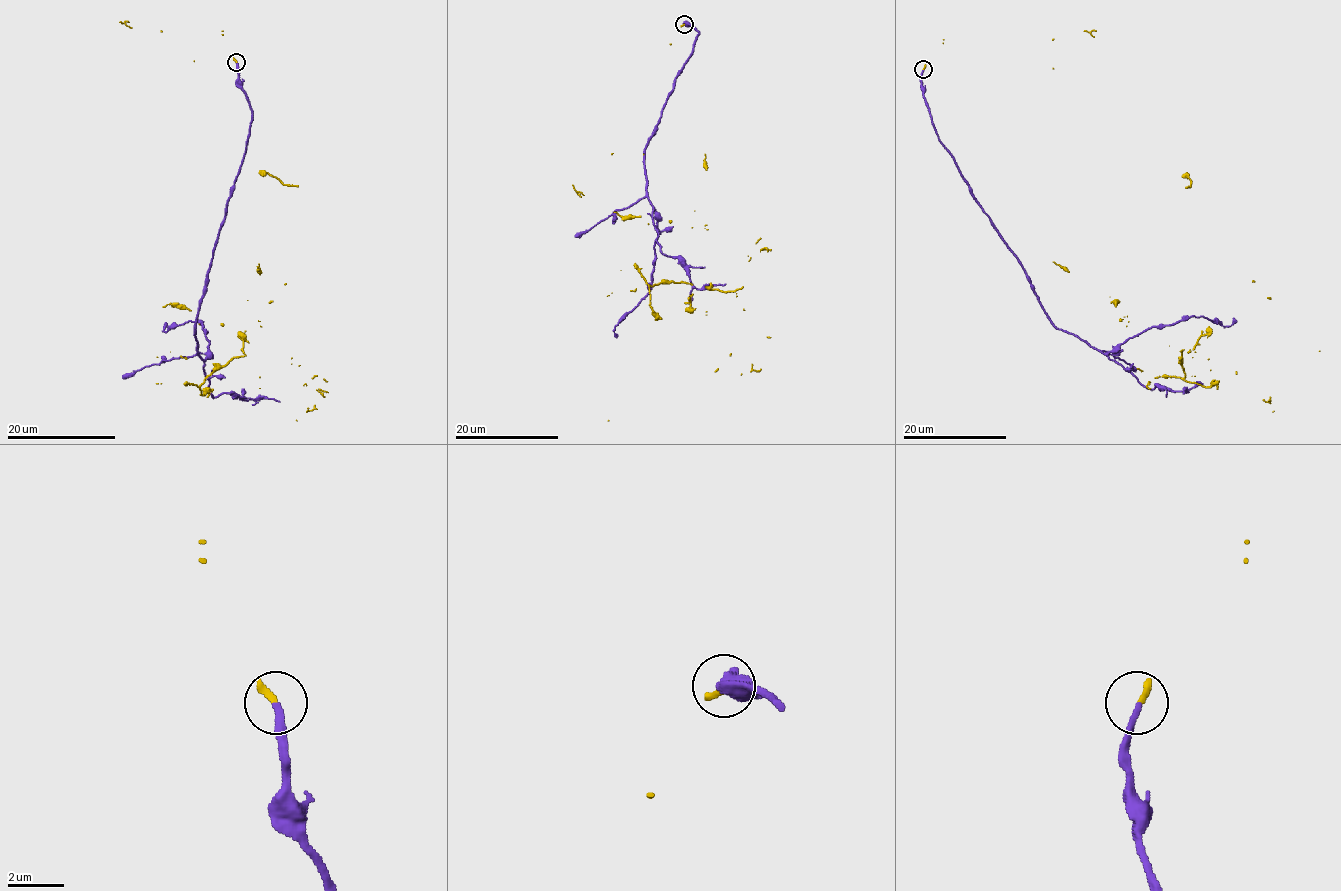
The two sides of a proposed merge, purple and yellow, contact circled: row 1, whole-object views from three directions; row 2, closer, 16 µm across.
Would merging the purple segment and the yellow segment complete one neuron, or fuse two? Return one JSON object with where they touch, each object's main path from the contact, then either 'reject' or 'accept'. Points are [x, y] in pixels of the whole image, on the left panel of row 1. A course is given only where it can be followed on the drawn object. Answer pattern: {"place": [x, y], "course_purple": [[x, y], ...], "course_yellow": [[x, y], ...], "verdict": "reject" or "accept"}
{"place": [236, 62], "course_purple": [[236, 62], [252, 120], [198, 311], [204, 360], [202, 325], [166, 331], [166, 322]], "course_yellow": [[236, 62], [259, 275], [247, 300], [259, 321], [237, 357], [285, 284], [285, 185], [120, 22]], "verdict": "accept"}

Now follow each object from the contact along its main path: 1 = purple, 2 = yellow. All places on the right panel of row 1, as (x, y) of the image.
1: (923, 69), (922, 91), (939, 140), (1059, 329), (1108, 354), (1153, 326), (1193, 316), (1224, 326), (1233, 317)
2: (923, 69), (1052, 262), (1109, 297), (1126, 326), (1180, 351), (1193, 348), (1211, 329), (1267, 298), (1083, 31)

